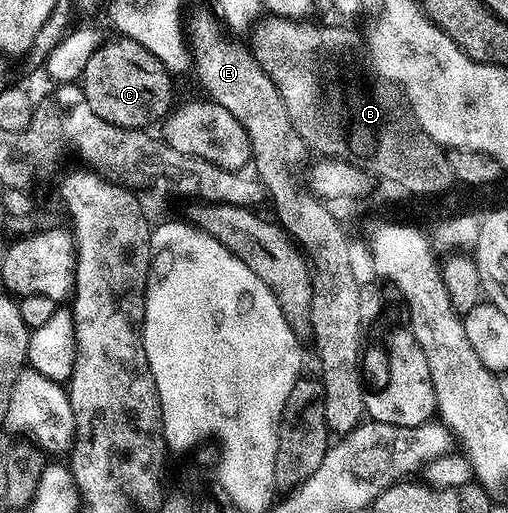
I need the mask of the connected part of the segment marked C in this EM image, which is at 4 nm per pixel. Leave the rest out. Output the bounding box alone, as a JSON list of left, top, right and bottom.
[82,37,173,129]

